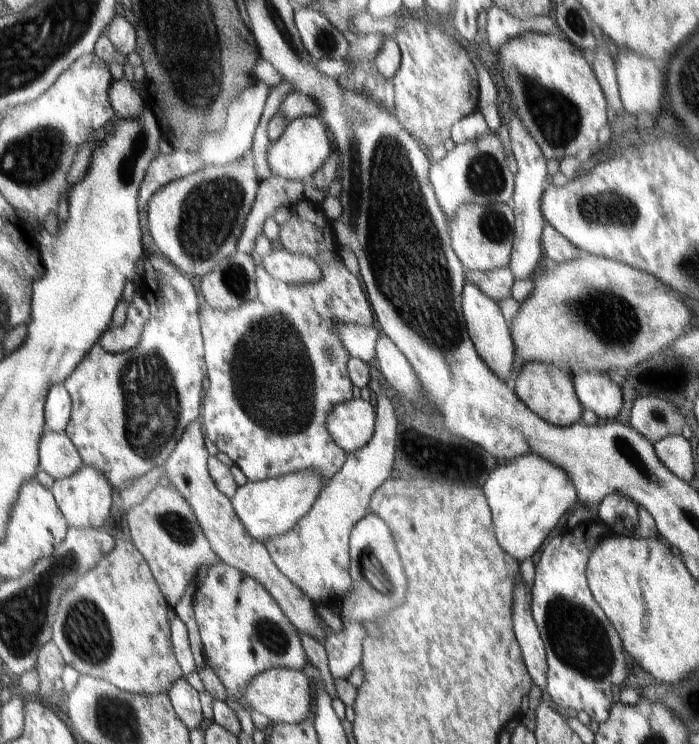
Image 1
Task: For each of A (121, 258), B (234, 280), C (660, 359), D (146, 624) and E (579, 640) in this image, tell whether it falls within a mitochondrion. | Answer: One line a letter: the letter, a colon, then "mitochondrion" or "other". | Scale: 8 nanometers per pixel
A: other
B: mitochondrion
C: other
D: other
E: mitochondrion

